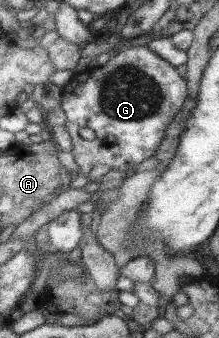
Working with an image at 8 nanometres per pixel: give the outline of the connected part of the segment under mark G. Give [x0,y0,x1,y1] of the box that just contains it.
[60,46,188,177]

